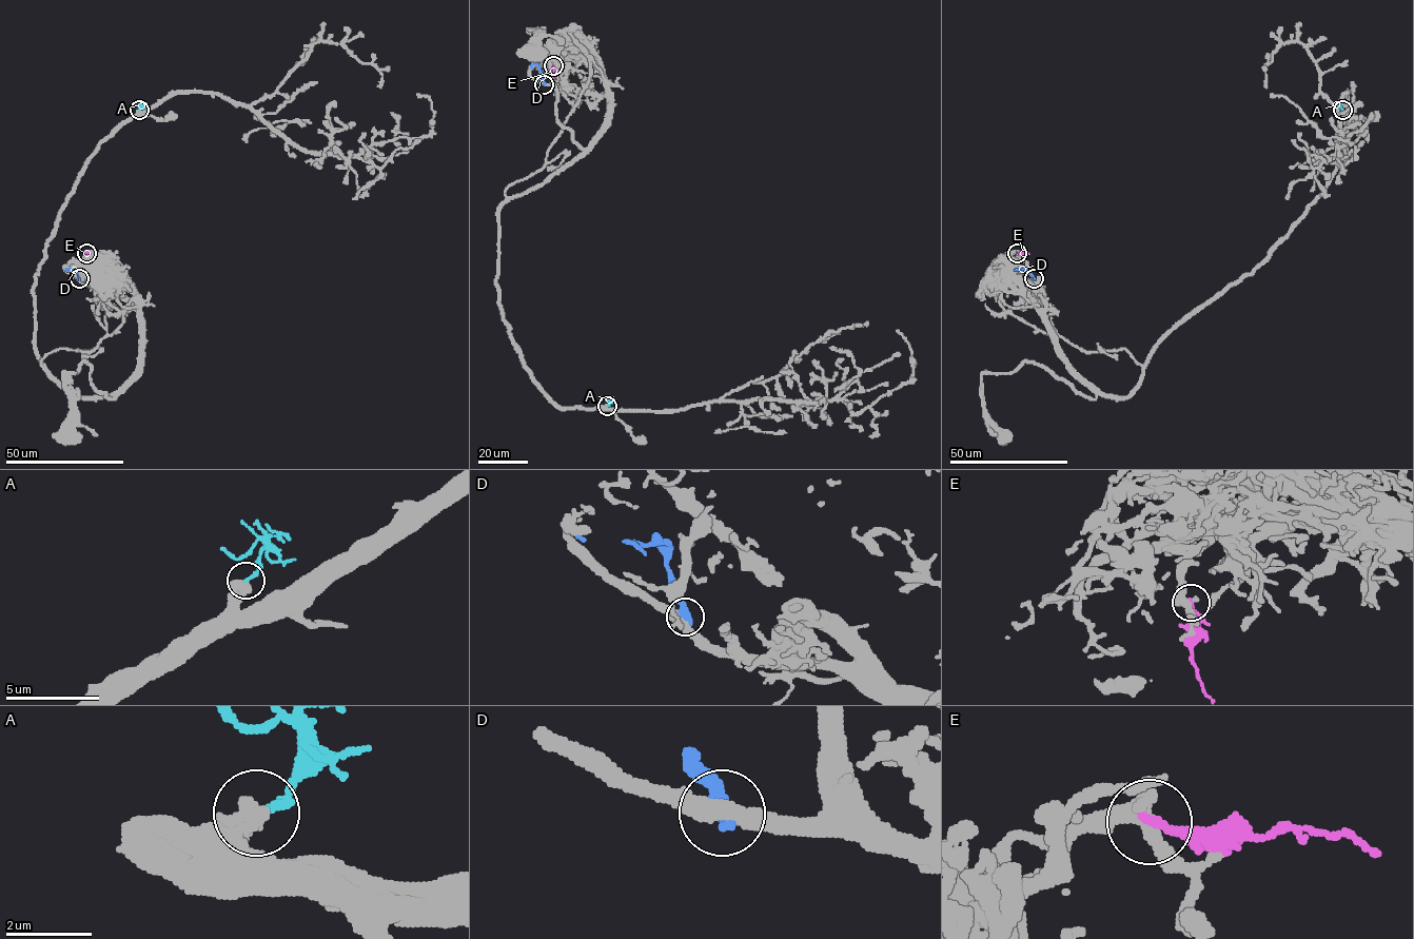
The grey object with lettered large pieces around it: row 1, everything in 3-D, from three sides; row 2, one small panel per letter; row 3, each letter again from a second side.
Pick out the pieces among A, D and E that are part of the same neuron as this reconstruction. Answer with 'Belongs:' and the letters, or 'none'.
Belongs: none

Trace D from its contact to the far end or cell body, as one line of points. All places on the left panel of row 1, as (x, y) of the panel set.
D: (78, 278), (76, 270), (65, 269)

